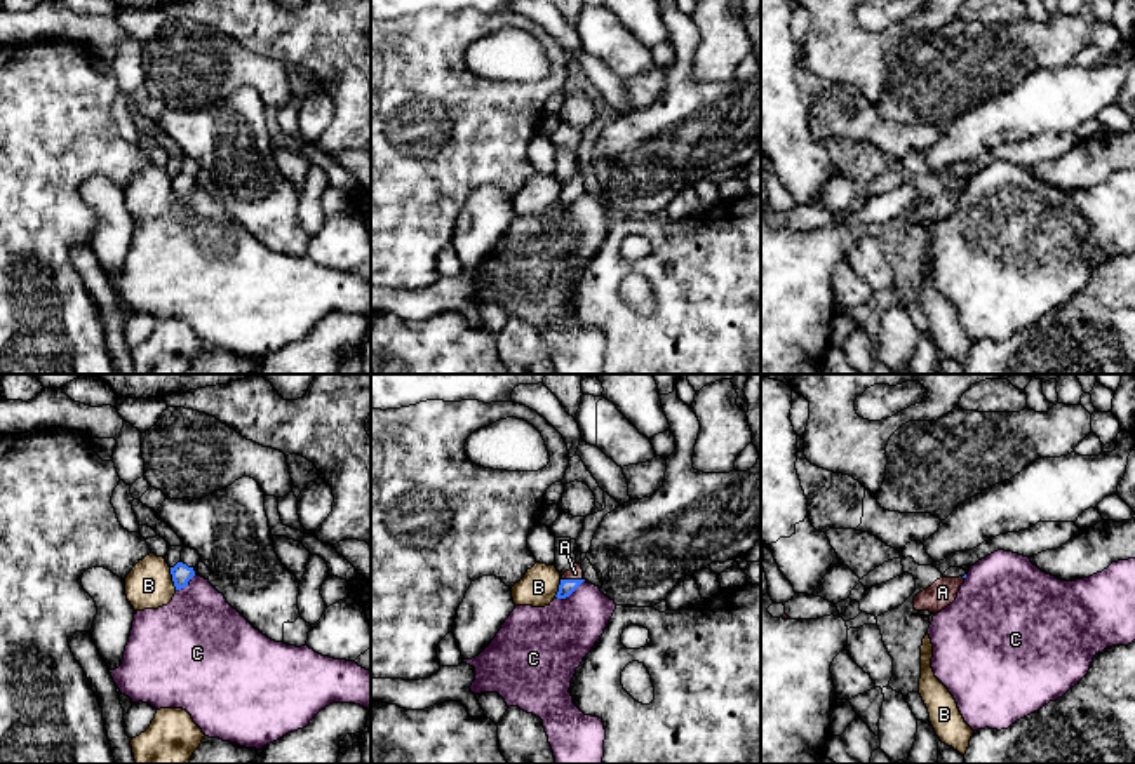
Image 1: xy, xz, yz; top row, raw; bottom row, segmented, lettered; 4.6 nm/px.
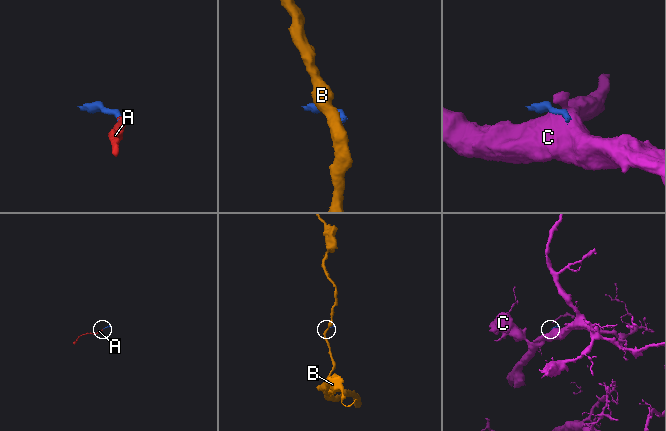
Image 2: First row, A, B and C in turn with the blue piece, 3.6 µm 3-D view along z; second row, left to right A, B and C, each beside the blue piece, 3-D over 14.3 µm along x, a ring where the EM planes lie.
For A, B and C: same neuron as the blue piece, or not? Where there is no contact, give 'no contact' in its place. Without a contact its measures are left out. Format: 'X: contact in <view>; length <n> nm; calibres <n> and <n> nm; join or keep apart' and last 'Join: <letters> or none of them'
A: contact in xz; length 100 nm; calibres 70 and 60 nm; join
B: contact in xy; length 110 nm; calibres 90 and 220 nm; keep apart
C: contact in xz; length 160 nm; calibres 70 and 340 nm; keep apart
Join: A

